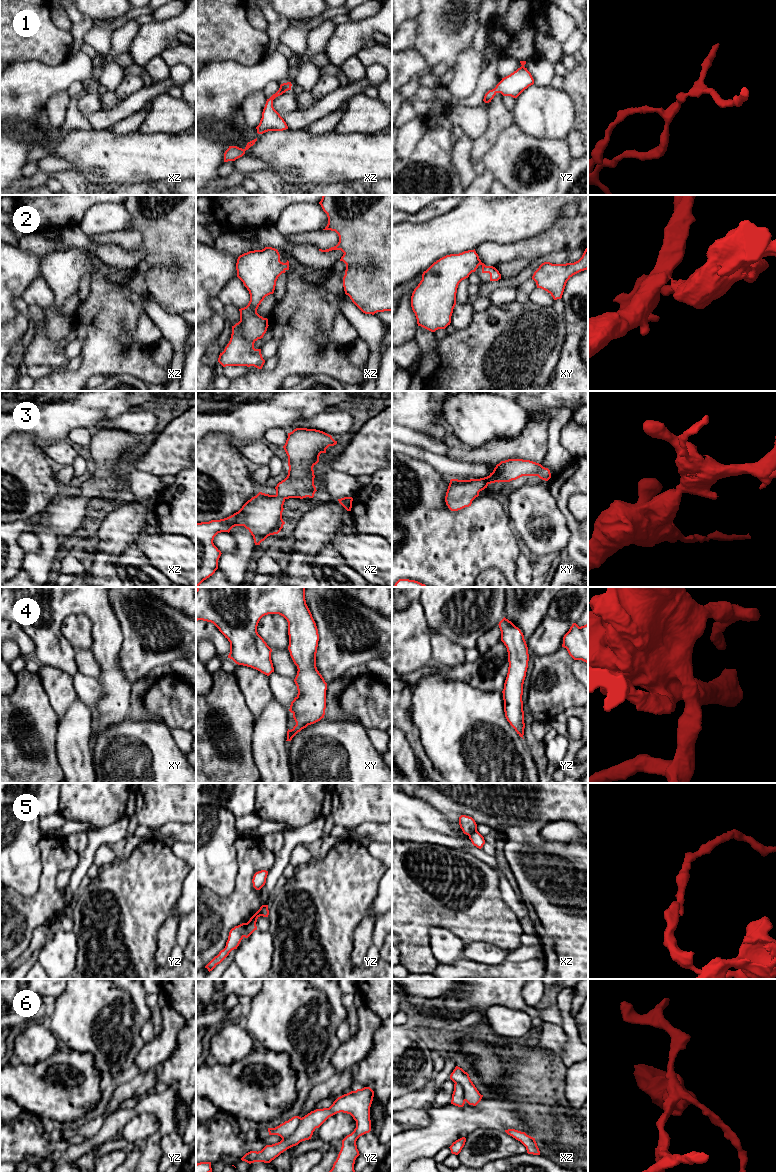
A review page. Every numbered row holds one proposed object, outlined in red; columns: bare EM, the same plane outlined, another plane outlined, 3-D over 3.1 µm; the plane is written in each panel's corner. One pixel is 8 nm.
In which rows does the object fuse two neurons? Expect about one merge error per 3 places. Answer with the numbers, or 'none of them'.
5, 6

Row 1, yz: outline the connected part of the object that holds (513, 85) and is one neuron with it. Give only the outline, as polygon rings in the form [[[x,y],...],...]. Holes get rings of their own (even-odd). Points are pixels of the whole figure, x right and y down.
[[[520,61],[520,63],[522,65],[520,68],[502,78],[494,89],[489,90],[485,94],[483,99],[485,103],[491,102],[497,93],[517,98],[525,89],[534,84],[531,73],[524,67],[526,61]]]

